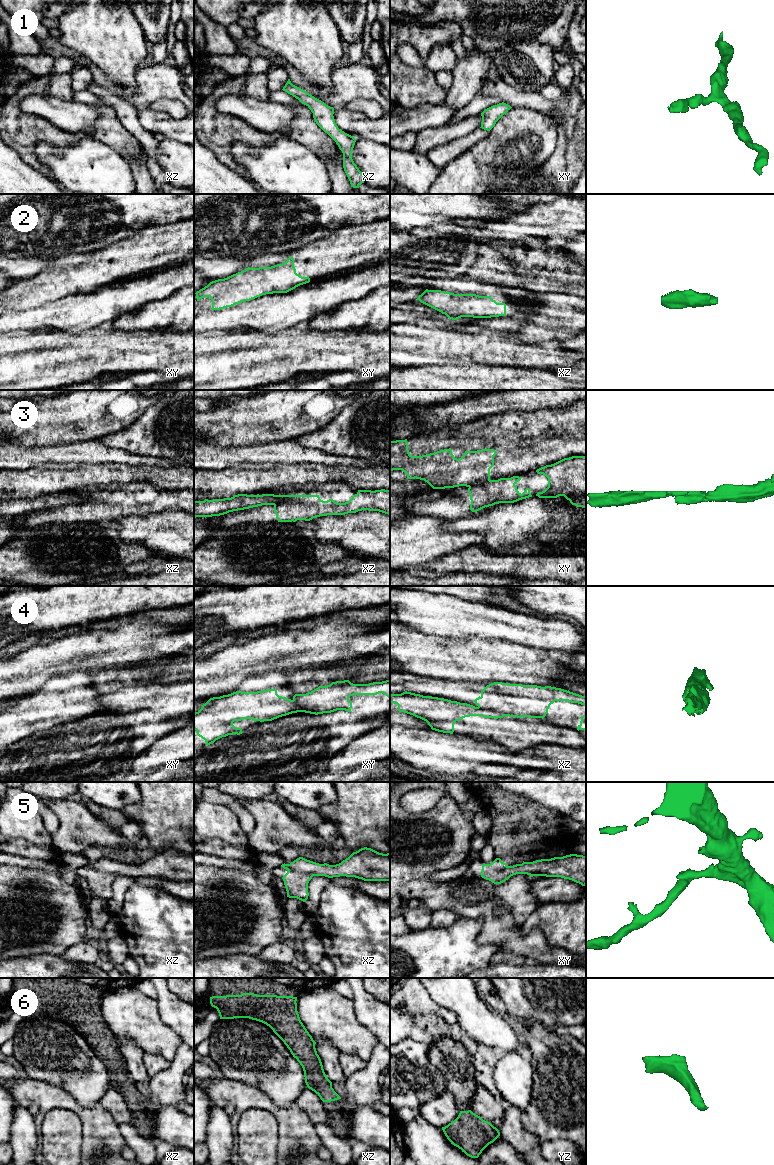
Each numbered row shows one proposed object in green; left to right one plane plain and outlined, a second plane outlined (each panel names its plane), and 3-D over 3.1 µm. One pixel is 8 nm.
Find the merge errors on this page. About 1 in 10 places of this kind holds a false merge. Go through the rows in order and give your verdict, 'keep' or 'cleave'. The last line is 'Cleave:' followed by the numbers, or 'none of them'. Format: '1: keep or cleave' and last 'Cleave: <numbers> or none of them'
1: keep
2: keep
3: cleave
4: cleave
5: keep
6: keep
Cleave: 3, 4

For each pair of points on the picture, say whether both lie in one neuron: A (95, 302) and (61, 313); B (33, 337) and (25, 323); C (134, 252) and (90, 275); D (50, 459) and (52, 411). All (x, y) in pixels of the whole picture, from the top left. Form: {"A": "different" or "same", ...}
{"A": "same", "B": "different", "C": "same", "D": "different"}

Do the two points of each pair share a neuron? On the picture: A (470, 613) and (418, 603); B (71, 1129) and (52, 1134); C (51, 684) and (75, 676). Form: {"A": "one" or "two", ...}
{"A": "one", "B": "one", "C": "one"}

